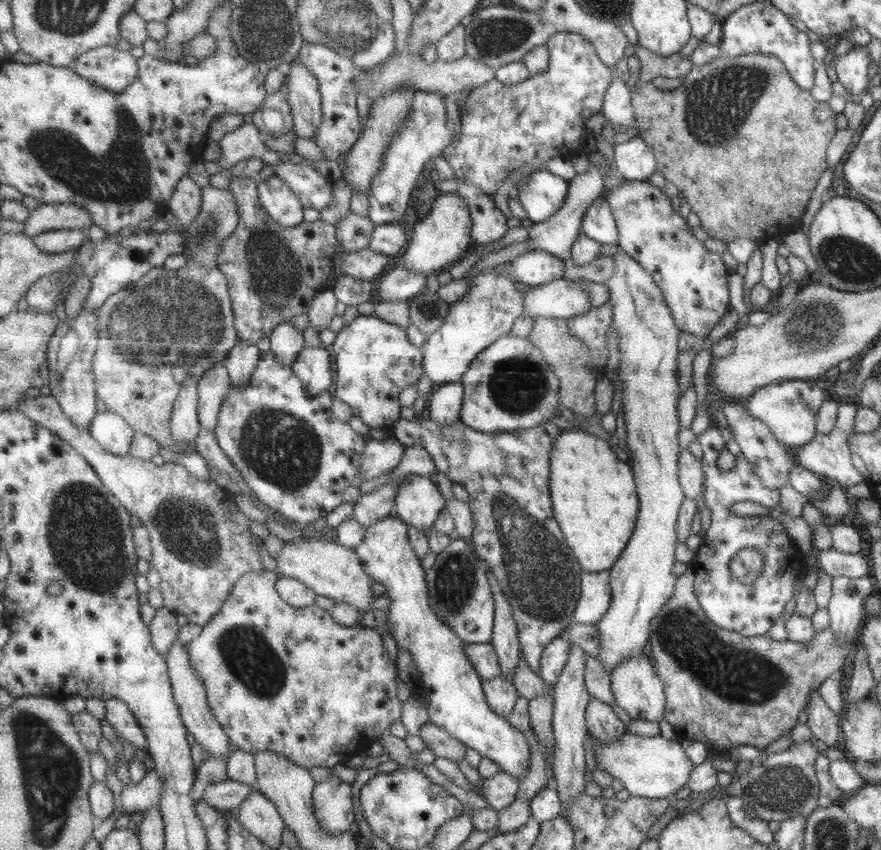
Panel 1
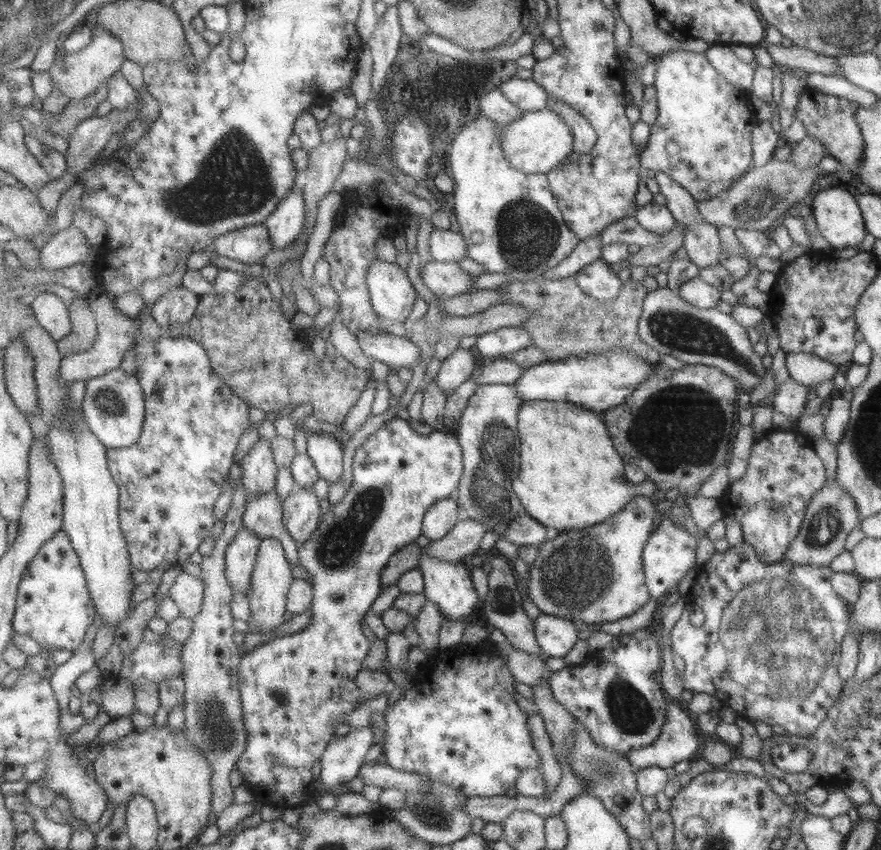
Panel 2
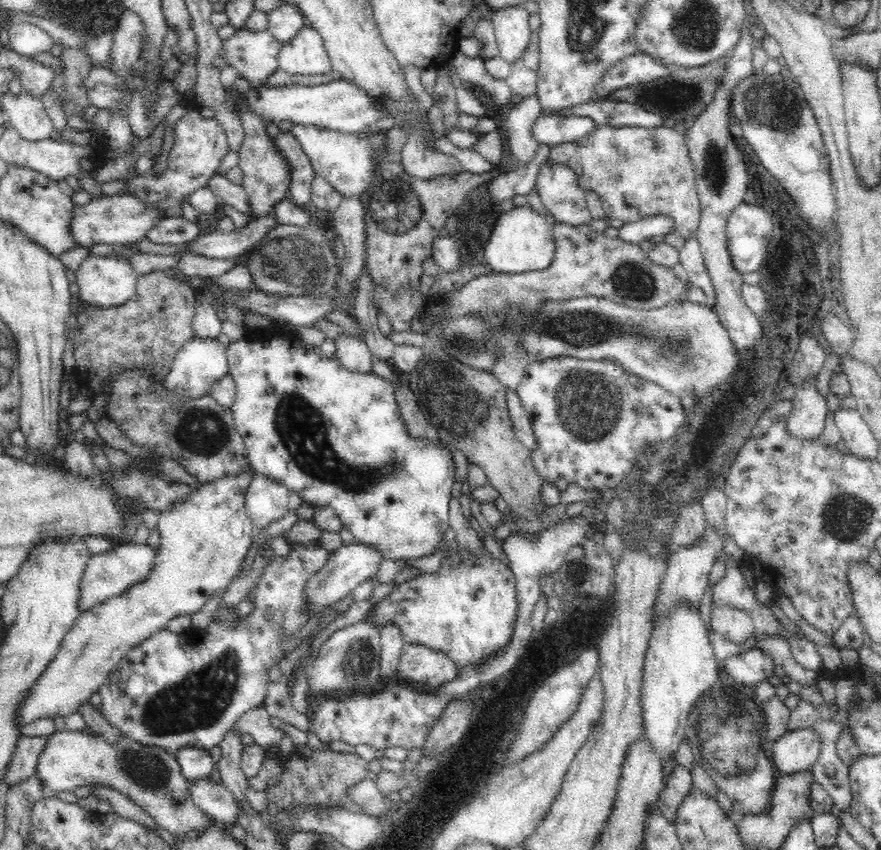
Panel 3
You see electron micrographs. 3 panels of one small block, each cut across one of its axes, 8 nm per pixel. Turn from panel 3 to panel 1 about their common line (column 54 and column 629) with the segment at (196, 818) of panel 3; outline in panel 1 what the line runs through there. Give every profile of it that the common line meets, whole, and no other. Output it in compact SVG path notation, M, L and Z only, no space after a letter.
M626 733L615 741L603 741L590 736L595 759L600 770L617 778L630 796L661 799L674 798L674 794L686 786L695 764L688 758L682 745L676 740L668 740L662 735L643 737Z

